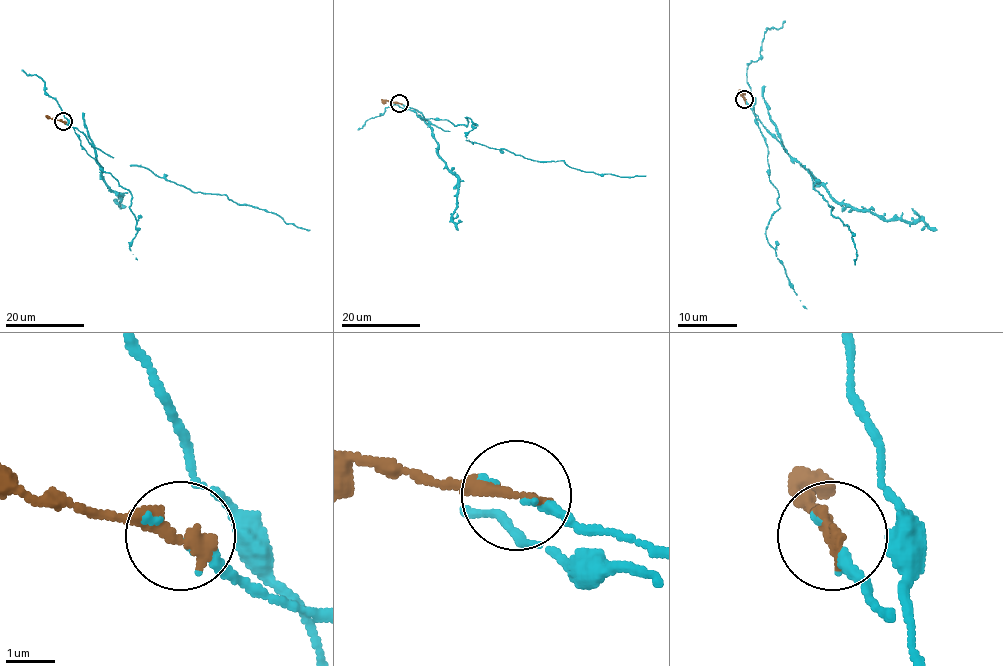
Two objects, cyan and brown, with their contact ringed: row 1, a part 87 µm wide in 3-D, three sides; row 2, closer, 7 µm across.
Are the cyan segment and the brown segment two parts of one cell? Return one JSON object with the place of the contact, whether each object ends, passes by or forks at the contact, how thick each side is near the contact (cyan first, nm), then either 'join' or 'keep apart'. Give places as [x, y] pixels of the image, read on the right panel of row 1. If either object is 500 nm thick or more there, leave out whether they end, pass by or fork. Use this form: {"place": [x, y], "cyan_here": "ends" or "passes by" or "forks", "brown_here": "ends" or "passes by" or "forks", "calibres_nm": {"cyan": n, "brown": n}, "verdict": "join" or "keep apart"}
{"place": [744, 99], "cyan_here": "ends", "brown_here": "ends", "calibres_nm": {"cyan": 190, "brown": 320}, "verdict": "join"}

